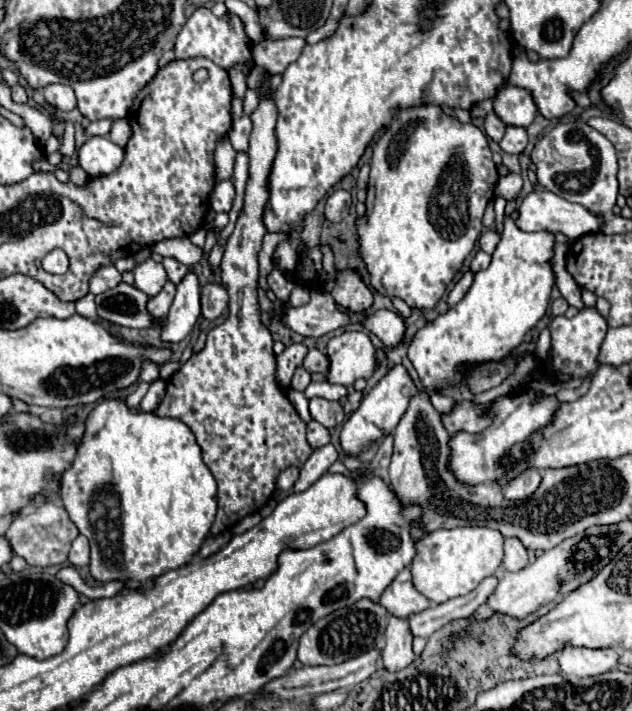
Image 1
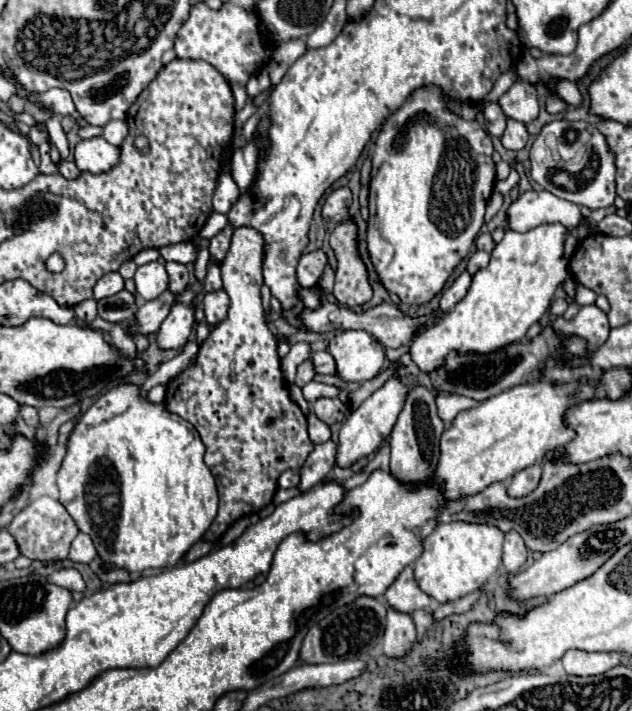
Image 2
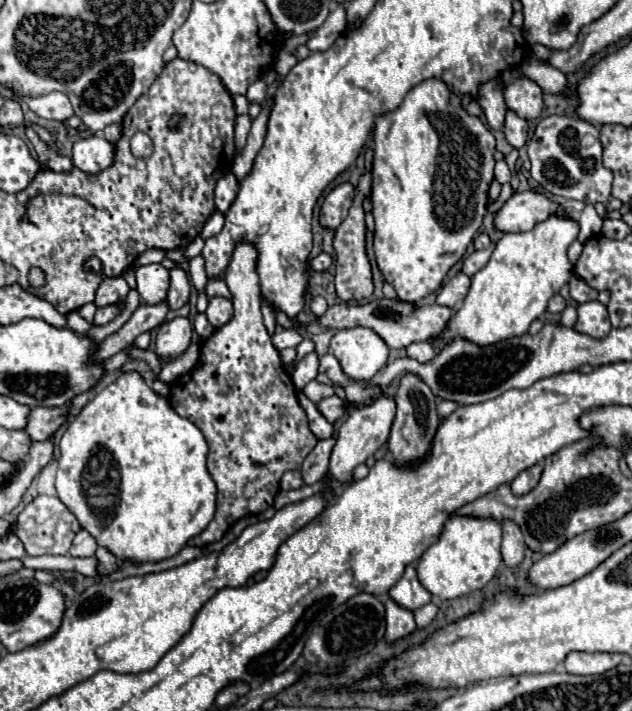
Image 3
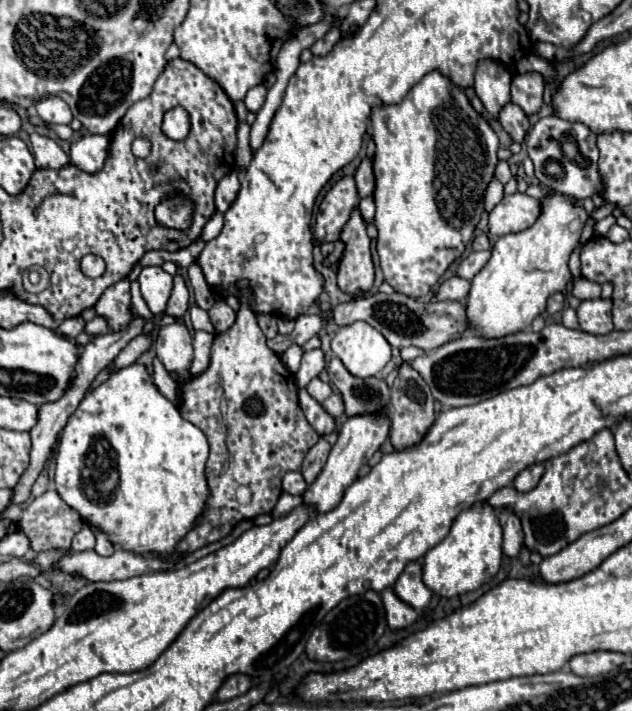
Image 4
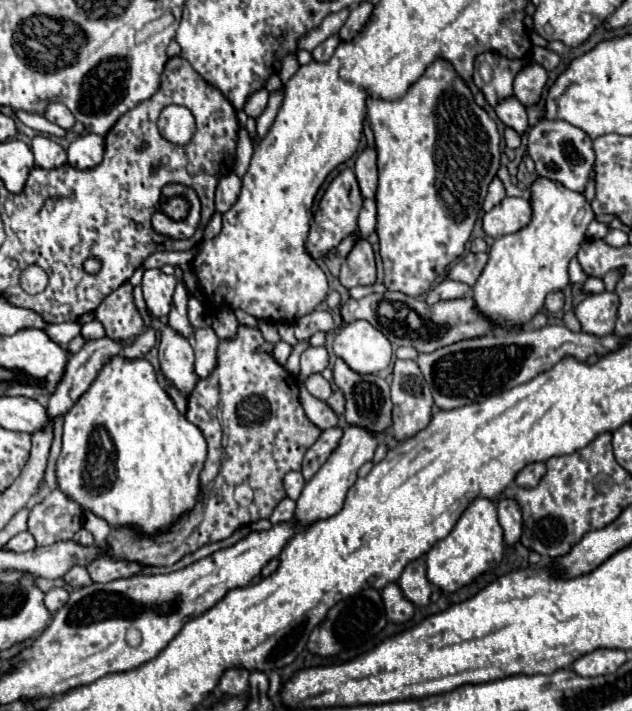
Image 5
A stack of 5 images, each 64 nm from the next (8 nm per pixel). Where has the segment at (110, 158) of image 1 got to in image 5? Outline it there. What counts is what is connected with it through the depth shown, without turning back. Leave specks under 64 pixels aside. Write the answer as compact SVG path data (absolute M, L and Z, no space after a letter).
M80 134L70 146L68 146L68 164L78 170L88 170L100 164L104 156L104 138L96 134Z

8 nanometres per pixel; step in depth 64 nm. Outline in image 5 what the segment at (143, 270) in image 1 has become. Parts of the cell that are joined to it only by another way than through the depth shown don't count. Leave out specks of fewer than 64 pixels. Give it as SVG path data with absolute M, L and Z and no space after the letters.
M146 270L144 272L144 280L142 280L144 300L156 318L164 320L168 316L176 284L178 284L176 276L168 276L162 270Z

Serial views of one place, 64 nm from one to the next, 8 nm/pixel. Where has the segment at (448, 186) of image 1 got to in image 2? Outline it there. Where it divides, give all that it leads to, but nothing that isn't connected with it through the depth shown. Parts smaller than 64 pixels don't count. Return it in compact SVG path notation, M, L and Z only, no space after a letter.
M438 86L414 90L380 126L372 154L368 250L380 282L388 292L396 292L404 304L424 304L436 296L474 244L496 182L492 152L490 134L476 120L464 120L450 112L446 94Z

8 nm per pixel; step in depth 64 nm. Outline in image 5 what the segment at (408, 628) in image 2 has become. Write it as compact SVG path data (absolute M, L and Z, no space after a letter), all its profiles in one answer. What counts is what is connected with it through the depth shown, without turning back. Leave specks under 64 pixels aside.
M396 582L388 584L382 590L382 600L384 600L384 606L386 606L386 614L392 622L406 622L406 620L412 618L414 604L402 594L402 590Z

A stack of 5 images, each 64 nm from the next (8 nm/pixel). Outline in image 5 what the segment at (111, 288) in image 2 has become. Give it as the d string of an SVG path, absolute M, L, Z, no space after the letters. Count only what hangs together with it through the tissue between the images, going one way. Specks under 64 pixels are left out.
M128 282L106 296L94 316L104 326L106 336L122 346L132 344L146 330L146 324L134 304L132 286Z

